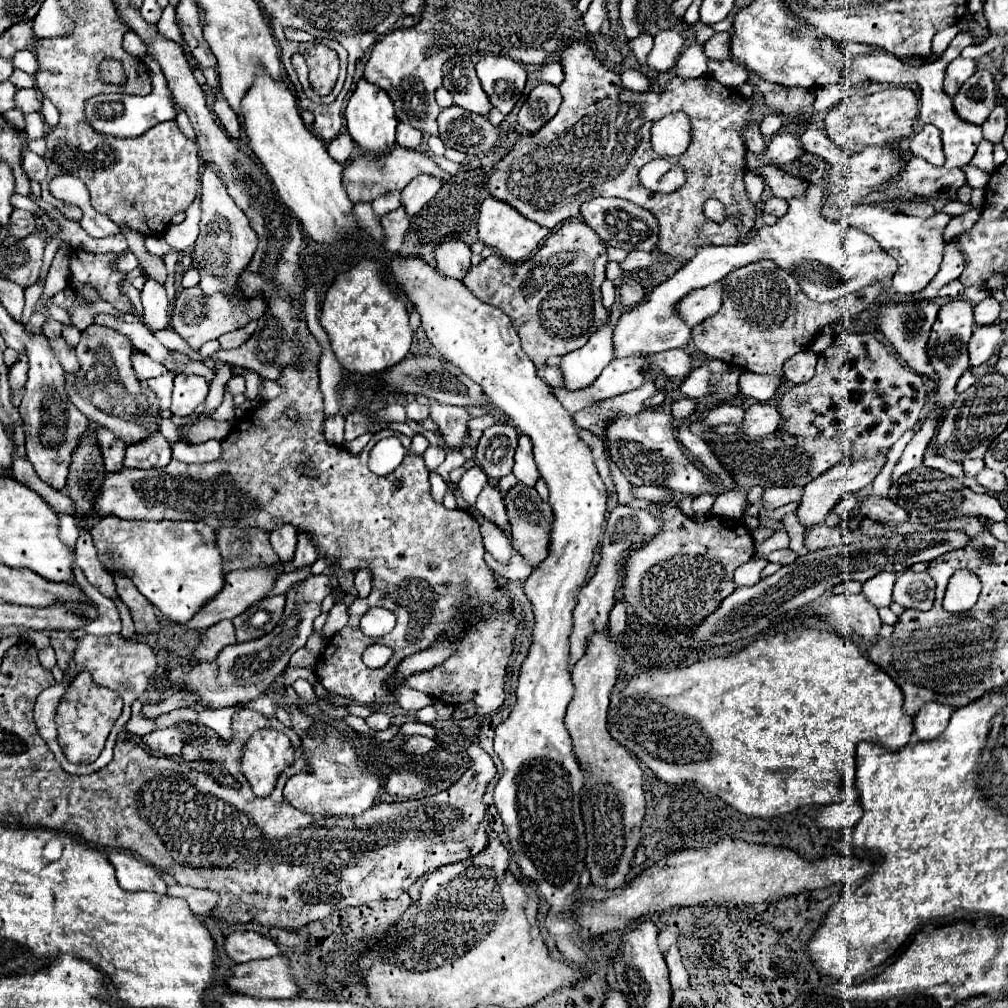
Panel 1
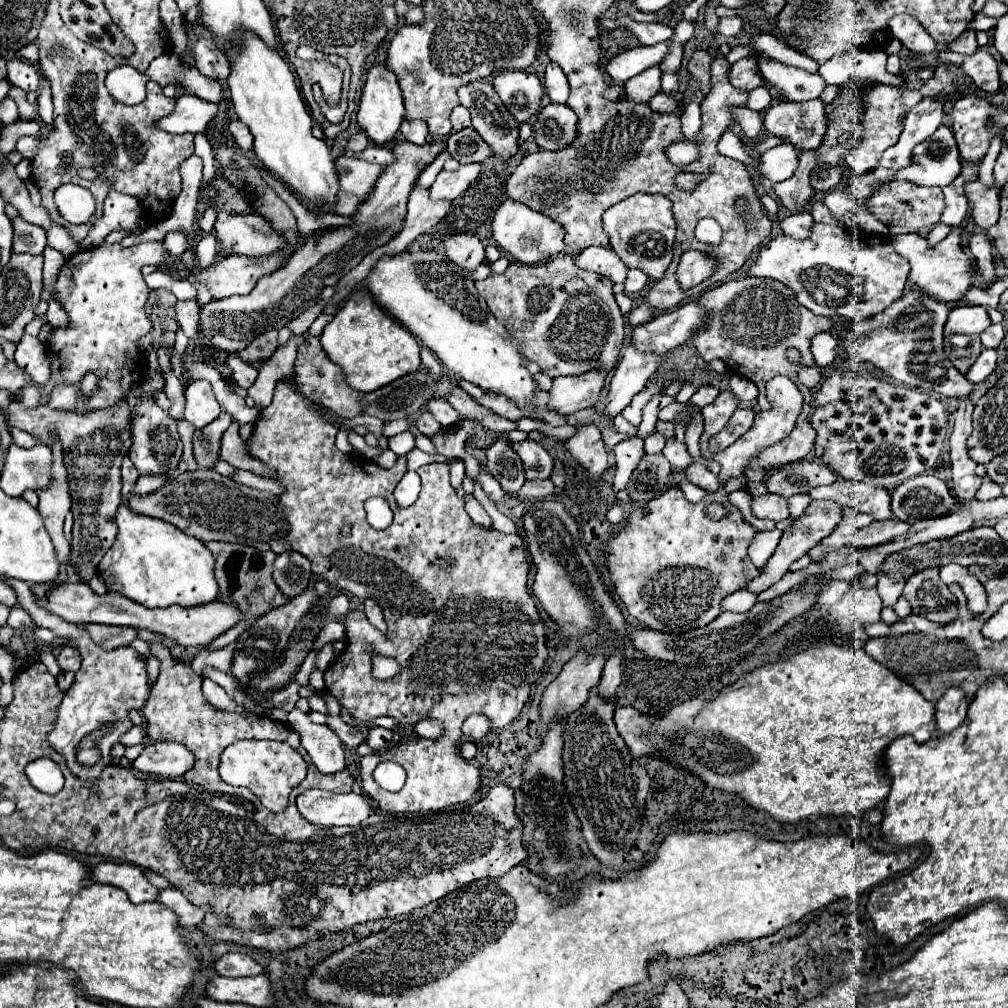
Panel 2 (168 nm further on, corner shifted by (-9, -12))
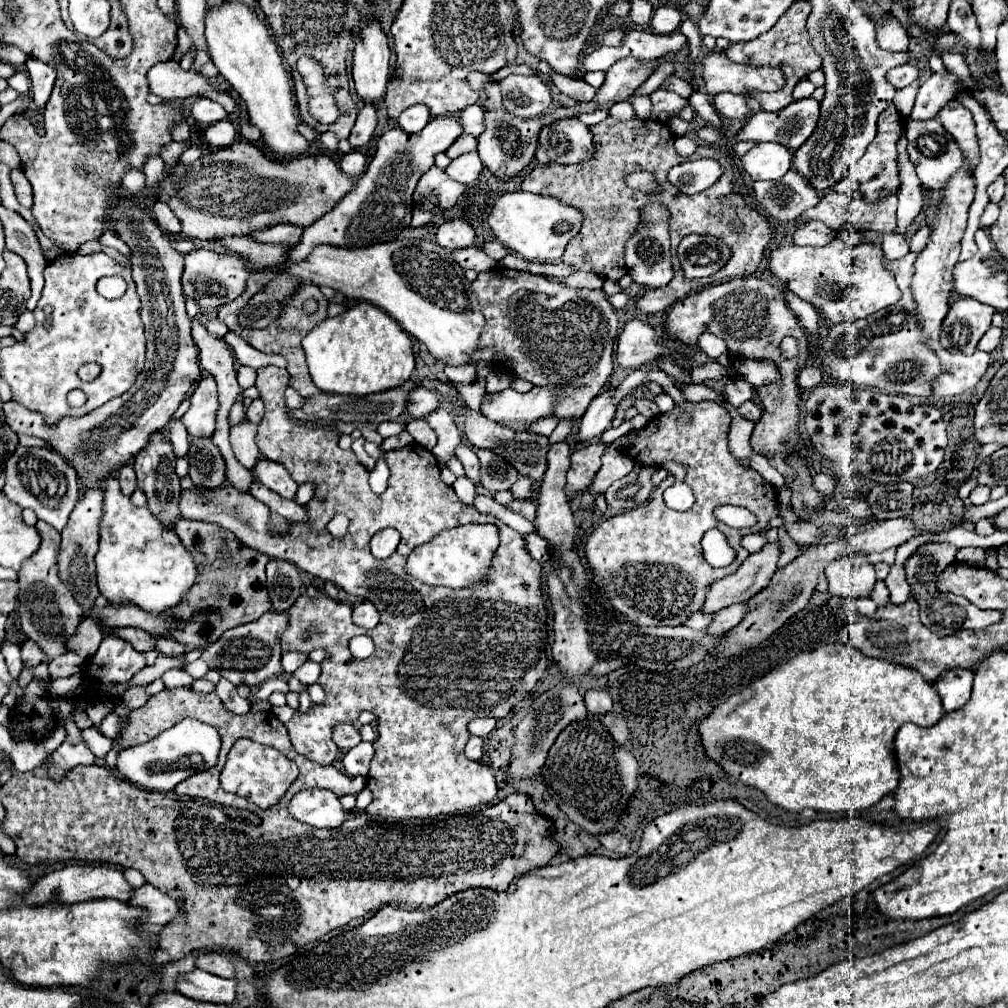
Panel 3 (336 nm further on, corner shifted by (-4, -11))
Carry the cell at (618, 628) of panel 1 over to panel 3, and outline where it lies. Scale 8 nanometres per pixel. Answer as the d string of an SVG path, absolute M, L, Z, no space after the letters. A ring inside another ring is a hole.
M601 688L601 690L587 690L587 694L585 694L585 708L591 714L607 714L607 712L611 712L613 702L611 702L609 692L605 688Z

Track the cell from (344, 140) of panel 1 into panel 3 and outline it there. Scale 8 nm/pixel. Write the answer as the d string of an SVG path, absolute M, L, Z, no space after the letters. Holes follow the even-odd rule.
M365 104L359 110L357 122L355 122L353 130L351 130L351 136L349 136L351 146L353 148L365 146L371 140L375 126L377 126L377 108L375 108L375 104Z

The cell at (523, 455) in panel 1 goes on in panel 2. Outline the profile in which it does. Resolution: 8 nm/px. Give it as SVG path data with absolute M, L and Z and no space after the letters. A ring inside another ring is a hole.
M520 441L512 445L516 449L516 453L520 455L522 463L526 465L526 479L534 481L534 479L548 479L554 467L554 461L550 457L550 453L536 441Z

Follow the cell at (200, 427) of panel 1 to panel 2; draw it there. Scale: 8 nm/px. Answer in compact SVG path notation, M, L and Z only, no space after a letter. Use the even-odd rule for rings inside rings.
M234 421L222 435L222 441L220 441L220 459L238 467L238 469L246 469L246 471L252 471L256 475L264 475L268 473L268 467L262 465L260 461L252 459L246 449L244 449L244 441L242 437L238 435L238 427L240 423Z

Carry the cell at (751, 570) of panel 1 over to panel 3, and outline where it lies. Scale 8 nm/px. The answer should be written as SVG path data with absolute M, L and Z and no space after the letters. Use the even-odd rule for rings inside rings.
M695 612L693 614L693 618L689 618L687 622L685 622L685 626L689 626L689 628L693 628L693 630L703 630L703 628L707 628L707 624L713 620L713 616L709 614L701 614L701 612Z

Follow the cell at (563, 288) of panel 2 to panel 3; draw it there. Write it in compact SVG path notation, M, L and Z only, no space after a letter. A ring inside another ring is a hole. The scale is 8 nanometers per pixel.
M501 266L479 274L477 280L471 284L471 290L477 296L481 312L485 316L485 328L479 336L479 348L493 348L497 356L497 366L503 372L525 378L535 386L557 390L553 416L559 420L579 422L591 400L603 390L613 374L617 318L613 306L607 300L607 294L603 290L573 290L549 282L545 276Z

